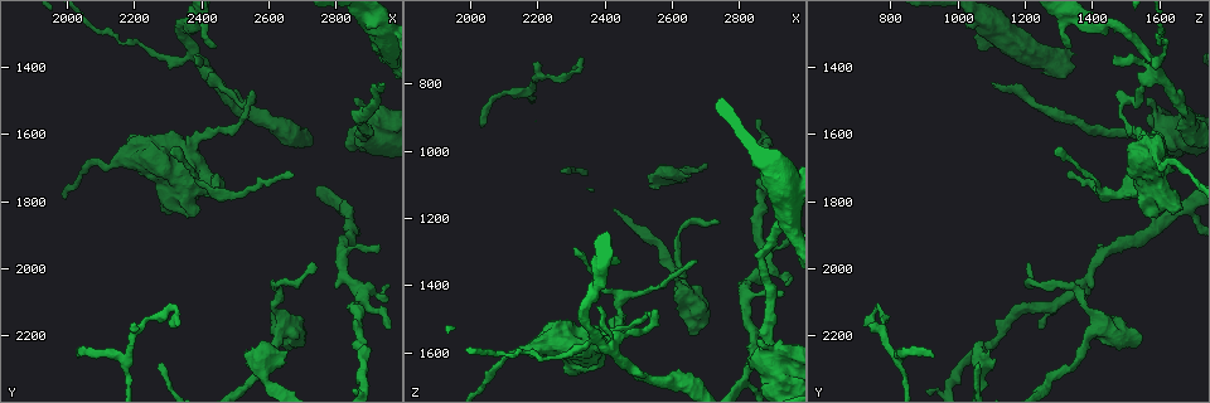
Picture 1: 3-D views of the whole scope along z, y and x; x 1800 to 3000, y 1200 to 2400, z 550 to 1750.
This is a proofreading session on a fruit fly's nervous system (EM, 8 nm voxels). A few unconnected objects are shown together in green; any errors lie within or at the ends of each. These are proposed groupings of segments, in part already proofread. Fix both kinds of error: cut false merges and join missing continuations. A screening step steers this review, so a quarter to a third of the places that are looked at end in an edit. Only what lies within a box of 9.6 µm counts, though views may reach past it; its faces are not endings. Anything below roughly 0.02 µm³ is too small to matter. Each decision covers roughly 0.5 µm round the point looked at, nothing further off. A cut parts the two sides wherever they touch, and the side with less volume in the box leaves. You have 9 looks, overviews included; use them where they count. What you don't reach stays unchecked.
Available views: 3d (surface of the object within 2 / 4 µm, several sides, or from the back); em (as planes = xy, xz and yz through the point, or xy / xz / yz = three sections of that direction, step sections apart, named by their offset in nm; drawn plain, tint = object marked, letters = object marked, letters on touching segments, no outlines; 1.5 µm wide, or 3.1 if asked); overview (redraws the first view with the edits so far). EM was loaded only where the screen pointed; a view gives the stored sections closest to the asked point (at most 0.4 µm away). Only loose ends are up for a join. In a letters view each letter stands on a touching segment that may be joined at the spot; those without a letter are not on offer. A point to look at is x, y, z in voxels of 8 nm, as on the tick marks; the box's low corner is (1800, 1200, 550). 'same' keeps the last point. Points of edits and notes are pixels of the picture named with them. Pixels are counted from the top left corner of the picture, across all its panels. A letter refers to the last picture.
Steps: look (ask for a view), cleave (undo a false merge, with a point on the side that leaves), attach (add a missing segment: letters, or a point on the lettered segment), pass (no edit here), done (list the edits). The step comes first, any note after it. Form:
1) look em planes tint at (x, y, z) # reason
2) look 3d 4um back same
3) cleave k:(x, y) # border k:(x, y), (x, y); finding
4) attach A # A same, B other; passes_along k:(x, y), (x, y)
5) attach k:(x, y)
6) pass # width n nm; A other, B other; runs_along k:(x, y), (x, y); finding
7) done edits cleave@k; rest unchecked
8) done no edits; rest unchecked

look 3d 4um at (2940, 1930, 1430) # thin end

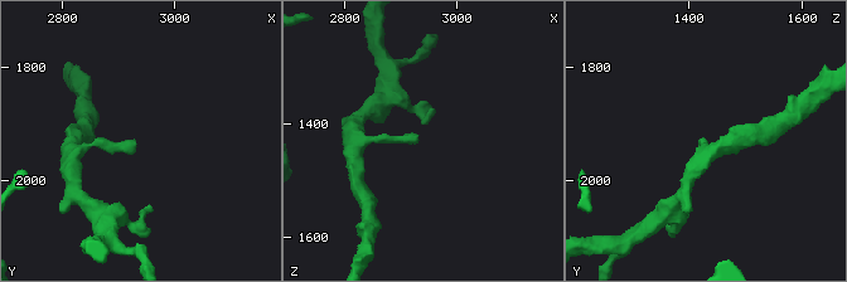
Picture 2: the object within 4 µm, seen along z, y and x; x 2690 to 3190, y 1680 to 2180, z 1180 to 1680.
look em planes letters at (2935, 1935, 1430)

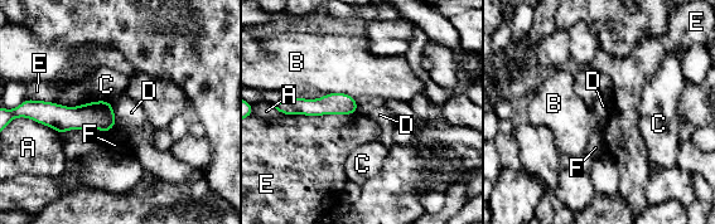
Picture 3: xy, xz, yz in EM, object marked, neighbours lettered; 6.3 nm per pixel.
pass # A other, B other, C other, D other, E other, F other; border 3:(111, 101), (111, 108), (117, 118); no lettered segment goes on from it

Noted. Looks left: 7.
look 3d 4um back at (2600, 2340, 1070)

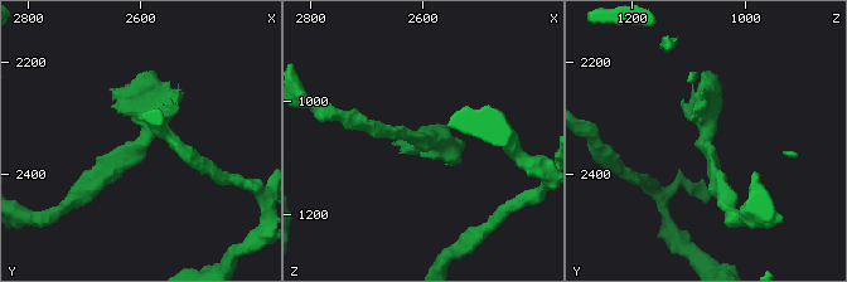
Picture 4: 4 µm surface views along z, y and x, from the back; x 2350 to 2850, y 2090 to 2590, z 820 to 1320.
look em planes tint at (2595, 2345, 1075) # arm_widths 190, 380 nm; need the tissue

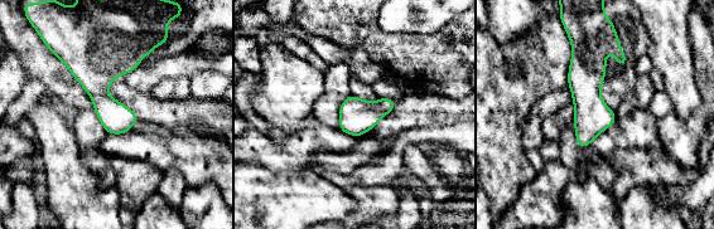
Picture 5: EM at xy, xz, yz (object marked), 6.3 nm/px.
look em planes letters same

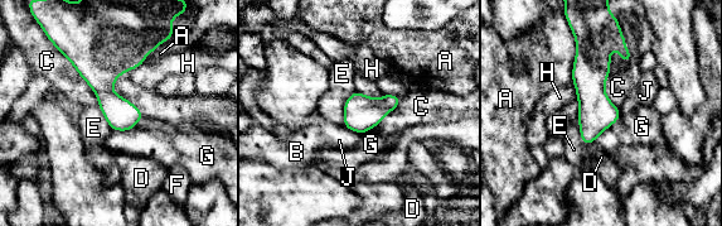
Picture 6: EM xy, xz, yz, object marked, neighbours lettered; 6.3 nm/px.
pass # A other, B other, C other, D other, E other, F other, G other, H other, J other; border 6:(577, 119), (581, 142), (595, 142); continuous, no second cell

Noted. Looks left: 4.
look 3d 2um at (2030, 2260, 920) # an open end

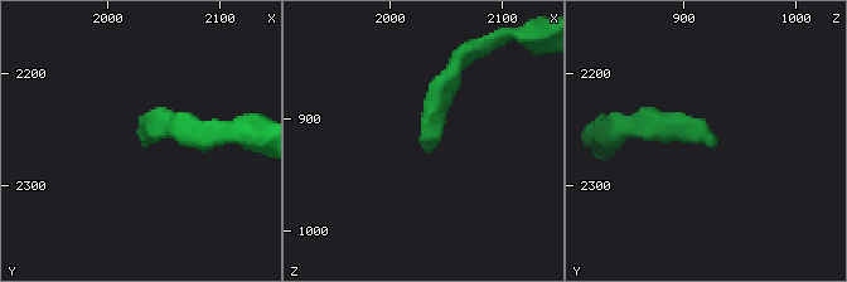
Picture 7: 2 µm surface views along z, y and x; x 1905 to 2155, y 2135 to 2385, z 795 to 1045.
look em planes letters at (2032, 2266, 924) # shape alone is not enough

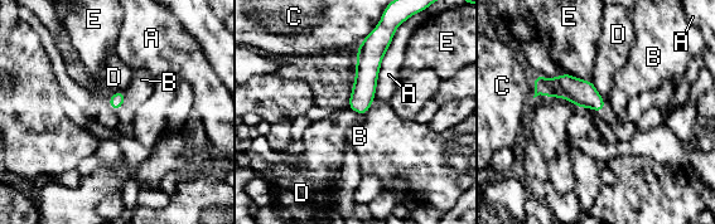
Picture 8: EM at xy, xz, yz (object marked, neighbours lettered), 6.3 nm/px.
pass # A other, B other, C other, D other, E other; border 8:(590, 81), (605, 103); none of them fits

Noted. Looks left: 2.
look em yz step 8 letters at (2270, 1820, 1660)

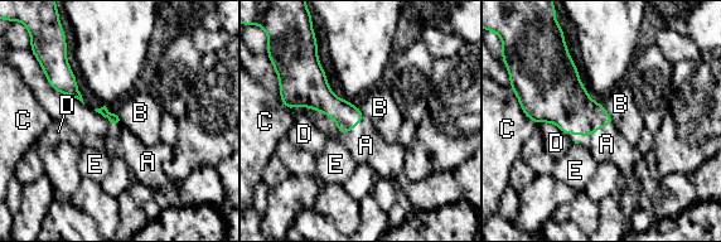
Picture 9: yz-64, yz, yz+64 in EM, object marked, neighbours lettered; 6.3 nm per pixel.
look em planes letters same

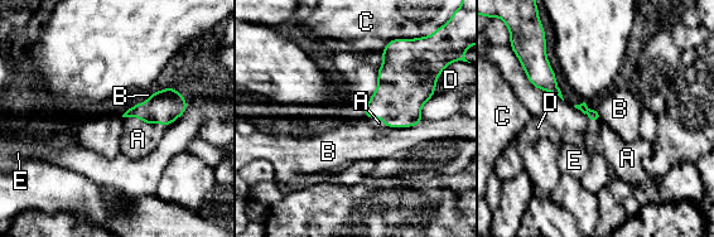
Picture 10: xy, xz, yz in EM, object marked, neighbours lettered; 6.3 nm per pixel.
attach A # A same, B other, C other, D other, E other; passes_along 10:(165, 106), (144, 122), (138, 139); the cell continues

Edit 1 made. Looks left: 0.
done edits attach@10; rest unchecked

